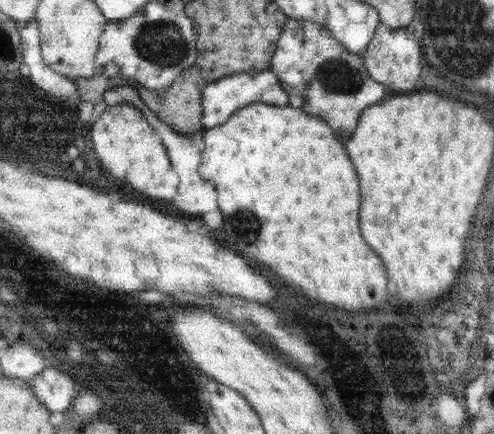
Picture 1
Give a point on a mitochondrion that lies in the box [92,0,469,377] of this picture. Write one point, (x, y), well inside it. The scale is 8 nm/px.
(161, 42)

